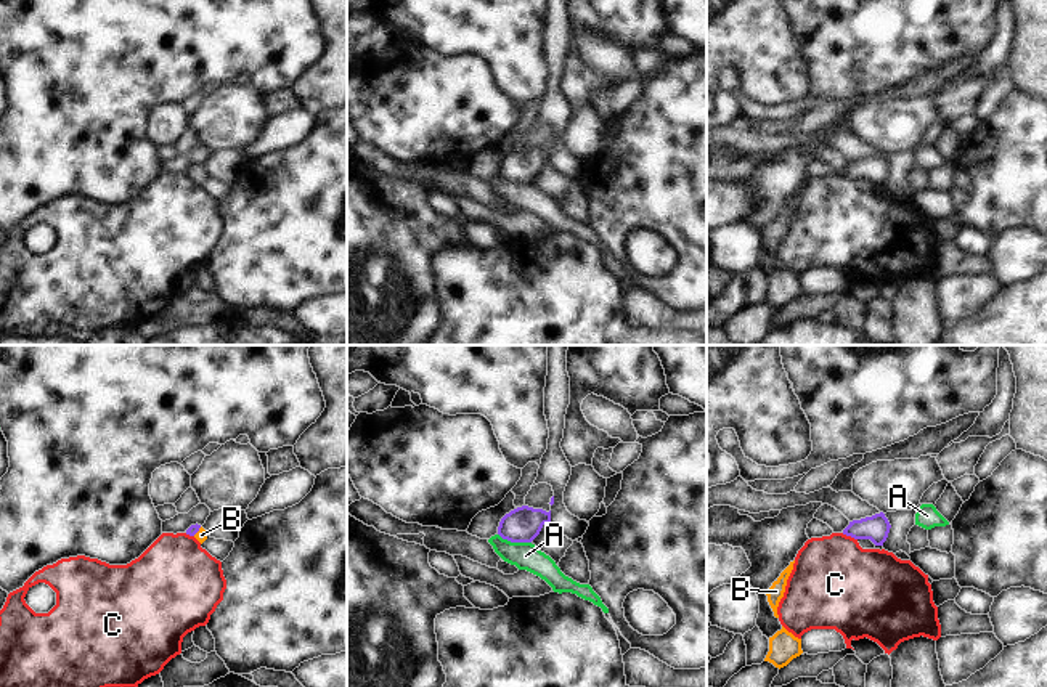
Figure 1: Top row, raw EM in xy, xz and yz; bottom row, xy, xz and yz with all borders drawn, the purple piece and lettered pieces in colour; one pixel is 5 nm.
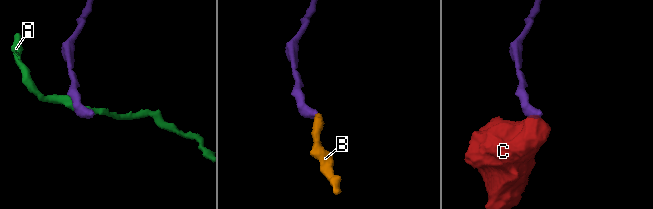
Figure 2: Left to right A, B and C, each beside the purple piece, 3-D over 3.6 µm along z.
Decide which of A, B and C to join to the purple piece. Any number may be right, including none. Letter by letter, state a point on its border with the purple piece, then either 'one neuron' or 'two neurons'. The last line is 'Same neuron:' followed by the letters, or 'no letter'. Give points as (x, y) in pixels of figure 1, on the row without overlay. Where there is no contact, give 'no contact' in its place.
A: xz (514, 182) | two neurons
B: xy (196, 172) | one neuron
C: yz (850, 175) | two neurons
Same neuron: B

